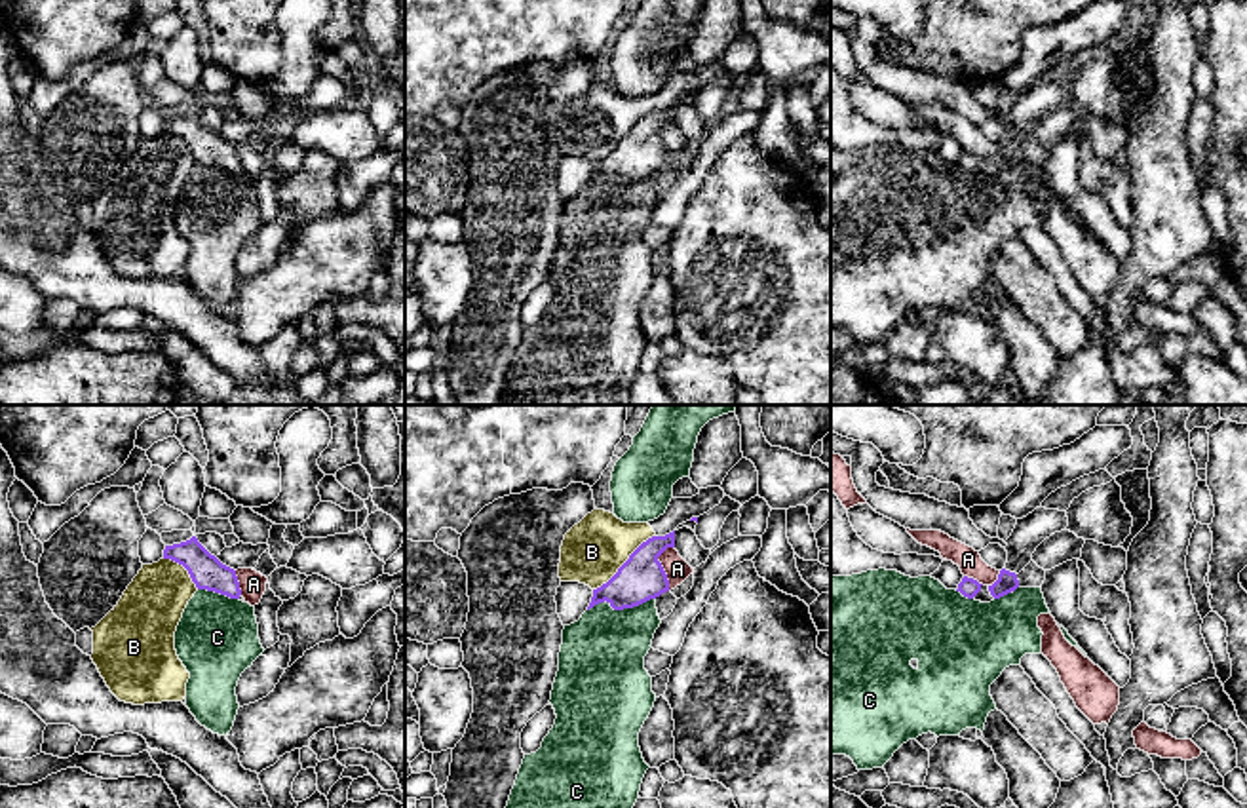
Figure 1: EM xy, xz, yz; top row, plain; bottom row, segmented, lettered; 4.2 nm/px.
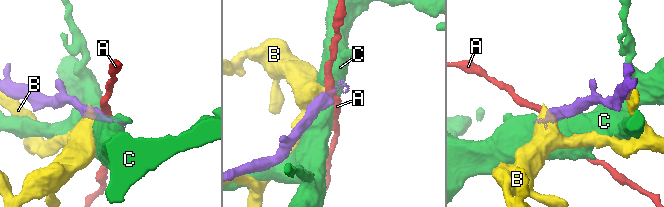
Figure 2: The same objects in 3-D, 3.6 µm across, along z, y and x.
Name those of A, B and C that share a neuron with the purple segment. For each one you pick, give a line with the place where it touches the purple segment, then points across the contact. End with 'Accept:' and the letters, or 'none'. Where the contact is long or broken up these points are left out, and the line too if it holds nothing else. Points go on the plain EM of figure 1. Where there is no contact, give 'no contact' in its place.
Accept: none

